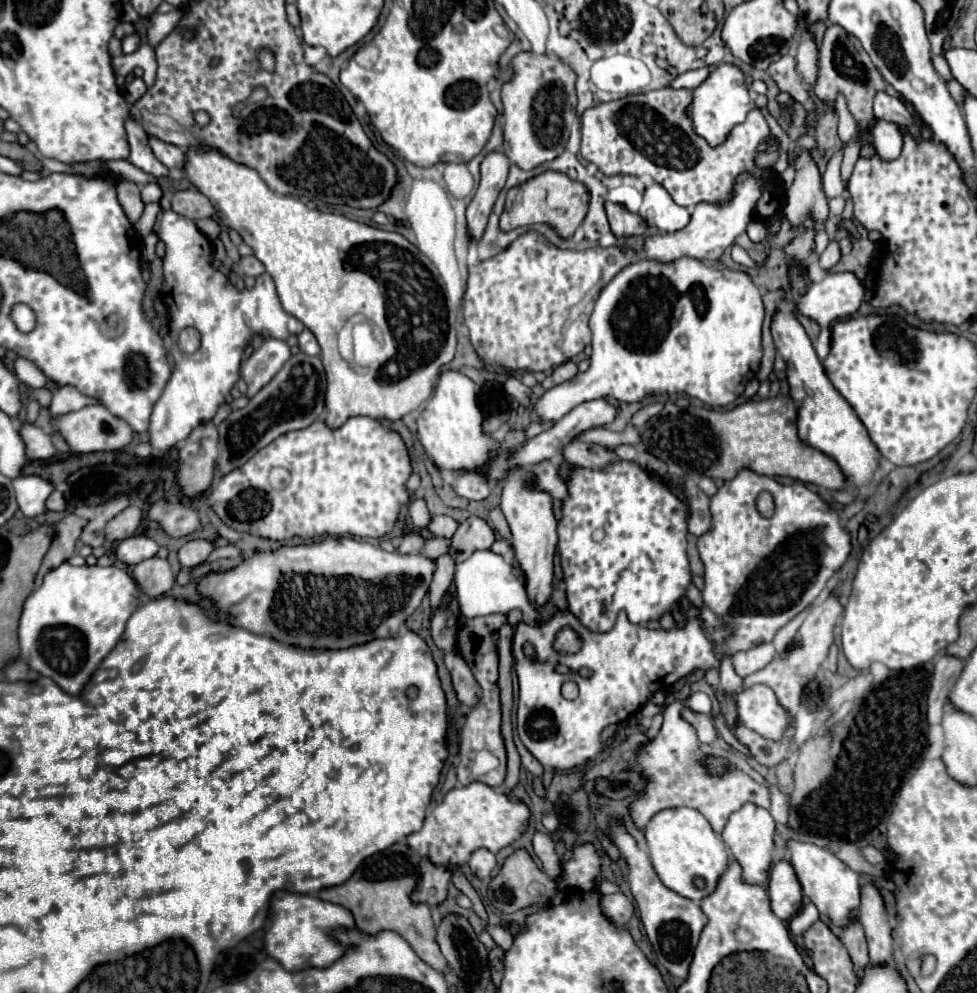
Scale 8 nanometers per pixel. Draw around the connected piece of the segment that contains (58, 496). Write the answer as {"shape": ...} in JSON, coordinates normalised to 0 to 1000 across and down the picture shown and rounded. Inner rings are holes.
{"shape":[[[55,493],[55,495],[49,499],[49,504],[47,504],[47,512],[49,512],[49,514],[66,514],[66,512],[68,512],[68,506],[66,506],[66,502],[63,502],[63,495]]]}

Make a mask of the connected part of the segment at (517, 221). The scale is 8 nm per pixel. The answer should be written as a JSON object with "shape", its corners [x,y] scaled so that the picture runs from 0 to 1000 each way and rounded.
{"shape":[[[559,171],[559,173],[542,179],[540,183],[520,191],[518,209],[512,218],[512,230],[520,234],[530,228],[559,224],[559,226],[567,228],[573,238],[581,240],[588,236],[588,232],[598,222],[598,218],[602,213],[602,205],[604,205],[604,193],[598,185],[581,179],[577,173]]]}

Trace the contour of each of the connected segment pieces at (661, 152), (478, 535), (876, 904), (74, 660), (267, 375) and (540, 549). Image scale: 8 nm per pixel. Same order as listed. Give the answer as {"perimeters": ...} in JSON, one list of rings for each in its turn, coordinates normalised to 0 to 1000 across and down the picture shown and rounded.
{"perimeters":[[[[686,87],[612,105],[596,115],[594,155],[598,161],[612,165],[622,177],[665,177],[684,191],[692,205],[700,209],[716,203],[741,205],[741,201],[749,197],[753,177],[766,173],[766,165],[770,165],[778,141],[786,137],[788,129],[780,113],[772,109],[764,123],[755,125],[741,145],[727,149],[723,141],[710,135],[706,121],[702,119],[704,105],[706,91],[690,91]]],[[[481,520],[469,530],[467,538],[463,540],[461,560],[469,568],[483,560],[487,554],[499,554],[502,548],[506,548],[506,534],[493,522]]],[[[890,888],[880,894],[880,914],[878,924],[884,933],[890,967],[893,971],[909,971],[913,969],[913,935],[909,931],[907,910],[899,898],[899,894]]],[[[61,568],[45,580],[45,586],[25,606],[20,620],[23,665],[41,681],[55,685],[66,697],[82,701],[106,661],[121,649],[131,620],[141,612],[141,590],[121,570],[72,570]]],[[[282,340],[270,342],[268,348],[260,352],[260,356],[248,367],[248,381],[254,385],[252,399],[258,401],[268,389],[272,389],[295,361],[297,361],[297,350],[291,342]]],[[[522,475],[516,483],[512,514],[516,516],[523,536],[523,548],[528,564],[538,580],[538,596],[545,610],[557,610],[565,602],[567,586],[567,554],[569,554],[569,522],[565,516],[565,502],[557,495],[538,491],[538,475]]]]}

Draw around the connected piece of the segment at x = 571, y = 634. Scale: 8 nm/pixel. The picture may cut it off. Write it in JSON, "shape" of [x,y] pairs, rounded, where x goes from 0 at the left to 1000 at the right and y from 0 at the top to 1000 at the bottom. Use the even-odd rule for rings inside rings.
{"shape":[[[577,632],[577,634],[571,636],[567,651],[569,651],[569,655],[573,655],[577,659],[585,659],[585,657],[590,657],[594,653],[594,642],[592,642],[592,638],[588,634]]]}

